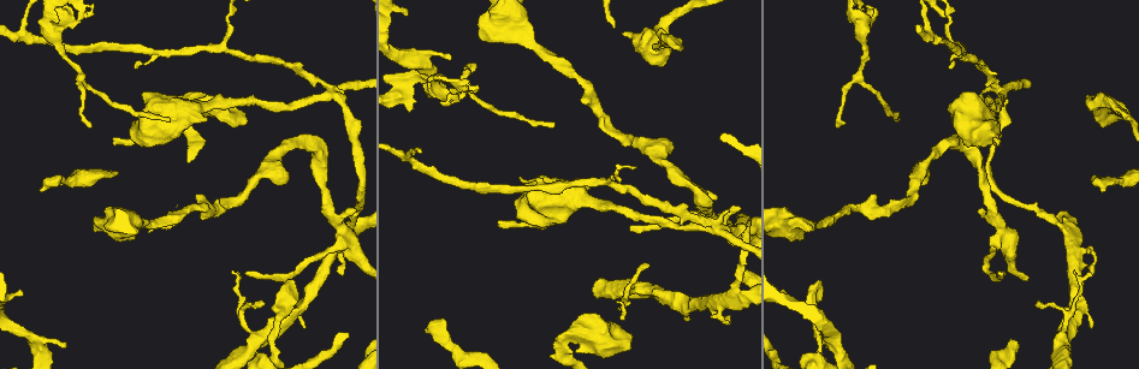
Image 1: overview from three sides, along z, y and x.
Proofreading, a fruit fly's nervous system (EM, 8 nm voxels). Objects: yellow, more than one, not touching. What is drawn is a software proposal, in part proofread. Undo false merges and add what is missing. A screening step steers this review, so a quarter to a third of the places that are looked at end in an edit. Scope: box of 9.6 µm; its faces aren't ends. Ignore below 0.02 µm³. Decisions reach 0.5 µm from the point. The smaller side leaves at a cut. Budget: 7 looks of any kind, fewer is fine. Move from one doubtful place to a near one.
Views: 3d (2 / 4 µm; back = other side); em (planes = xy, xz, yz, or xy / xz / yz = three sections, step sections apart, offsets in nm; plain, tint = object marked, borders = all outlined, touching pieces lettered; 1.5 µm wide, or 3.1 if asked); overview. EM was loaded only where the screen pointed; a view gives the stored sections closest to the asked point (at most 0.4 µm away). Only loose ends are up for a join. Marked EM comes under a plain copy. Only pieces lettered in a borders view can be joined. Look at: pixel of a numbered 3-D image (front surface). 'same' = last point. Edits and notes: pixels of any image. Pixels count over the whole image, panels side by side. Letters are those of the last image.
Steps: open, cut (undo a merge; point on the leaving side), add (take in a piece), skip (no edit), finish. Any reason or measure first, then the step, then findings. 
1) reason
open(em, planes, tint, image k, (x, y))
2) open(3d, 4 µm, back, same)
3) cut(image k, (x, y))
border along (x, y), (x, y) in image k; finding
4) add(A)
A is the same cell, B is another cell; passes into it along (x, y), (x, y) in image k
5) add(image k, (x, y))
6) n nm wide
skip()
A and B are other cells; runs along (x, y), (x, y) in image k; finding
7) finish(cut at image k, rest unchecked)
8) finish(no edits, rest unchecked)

three arms meet
open(3d, 4 µm, image 1, (353, 225))

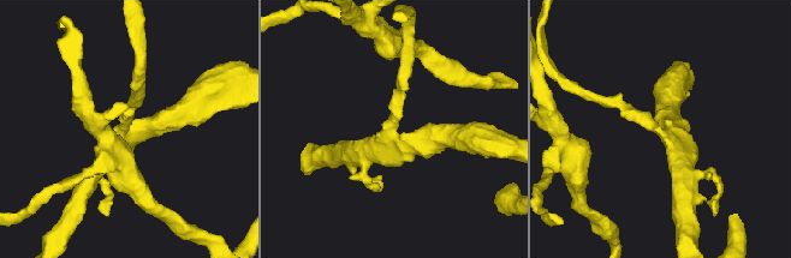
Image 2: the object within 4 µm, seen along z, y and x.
3 arms; arms of 180, 280, 280 nm; shape alone is not enough
open(em, xy, step 4, tint, image 2, (663, 130))

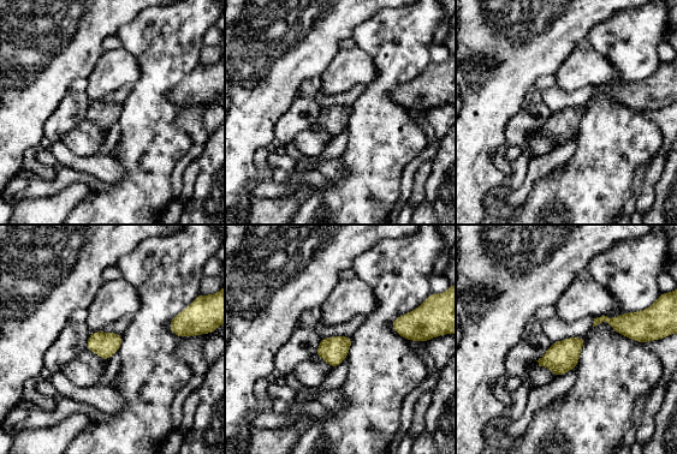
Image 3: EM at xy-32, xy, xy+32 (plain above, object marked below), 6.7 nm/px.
cut it another way
open(em, planes, borders, same)

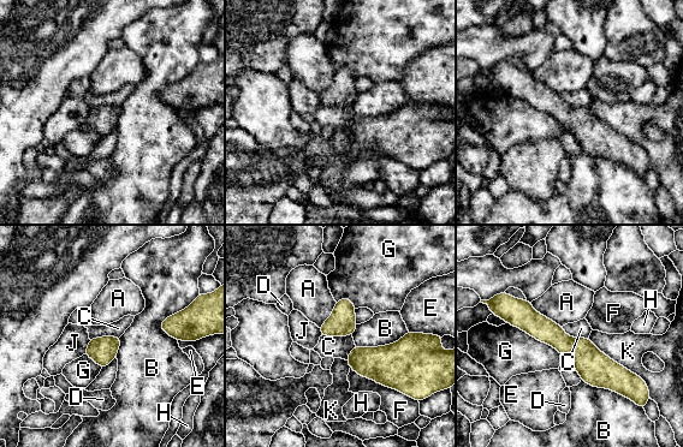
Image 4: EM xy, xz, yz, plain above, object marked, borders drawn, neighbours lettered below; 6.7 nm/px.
K touches over 480 nm
skip()
A, B, C, D, E, F, G, H, J and K are other cells; runs along (504, 315), (633, 377) in image 4; one neuron here

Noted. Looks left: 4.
an open end
open(3d, 2 µm, back, image 1, (1102, 127))

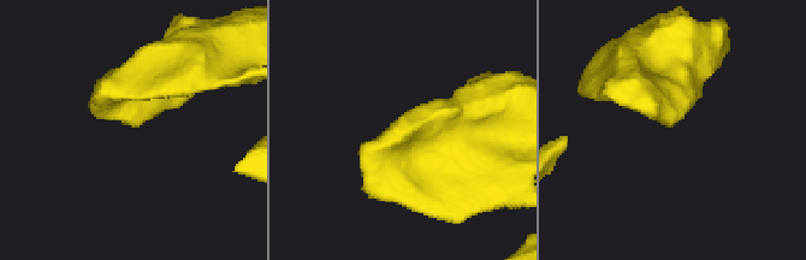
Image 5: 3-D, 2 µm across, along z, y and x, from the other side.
now the EM
open(em, planes, borders, image 5, (673, 120))

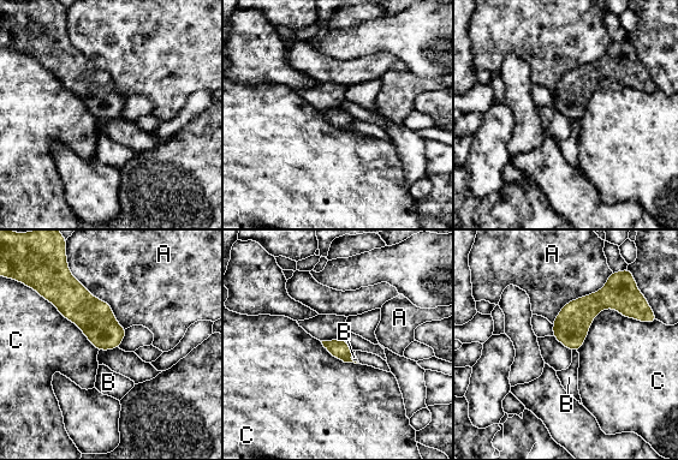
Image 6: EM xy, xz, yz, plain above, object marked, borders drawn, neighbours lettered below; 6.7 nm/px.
skip()
A, B and C are other cells; border along (576, 350), (572, 352) in image 6; no lettered piece goes on from it

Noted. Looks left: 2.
free end
open(em, xy, step 4, borders, image 1, (166, 120))

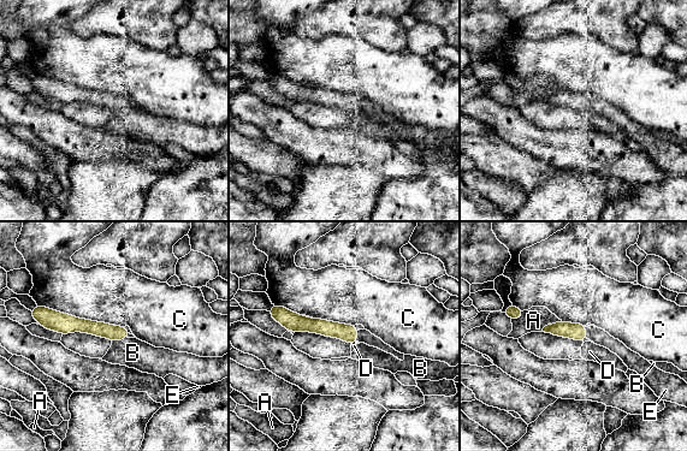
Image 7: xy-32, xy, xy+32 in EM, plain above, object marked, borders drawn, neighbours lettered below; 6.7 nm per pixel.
open(em, planes, borders, same)

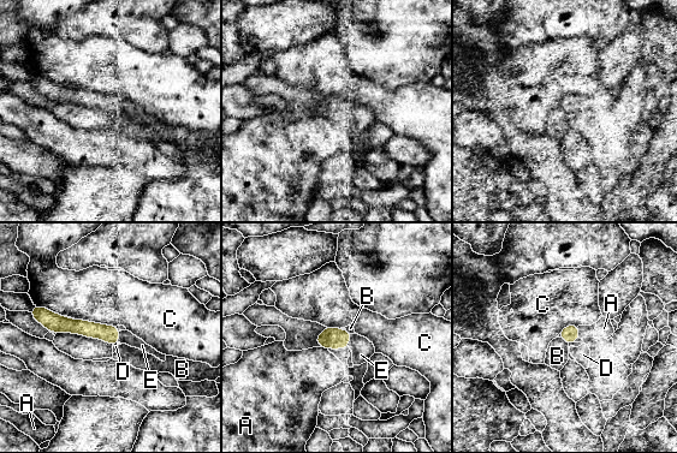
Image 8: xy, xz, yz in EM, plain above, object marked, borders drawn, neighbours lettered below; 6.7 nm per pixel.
add(E)
E is the same cell, A, B, C and D are other cells; the neuron continues

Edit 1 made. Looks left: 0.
finish(add at image 8, rest unchecked)

